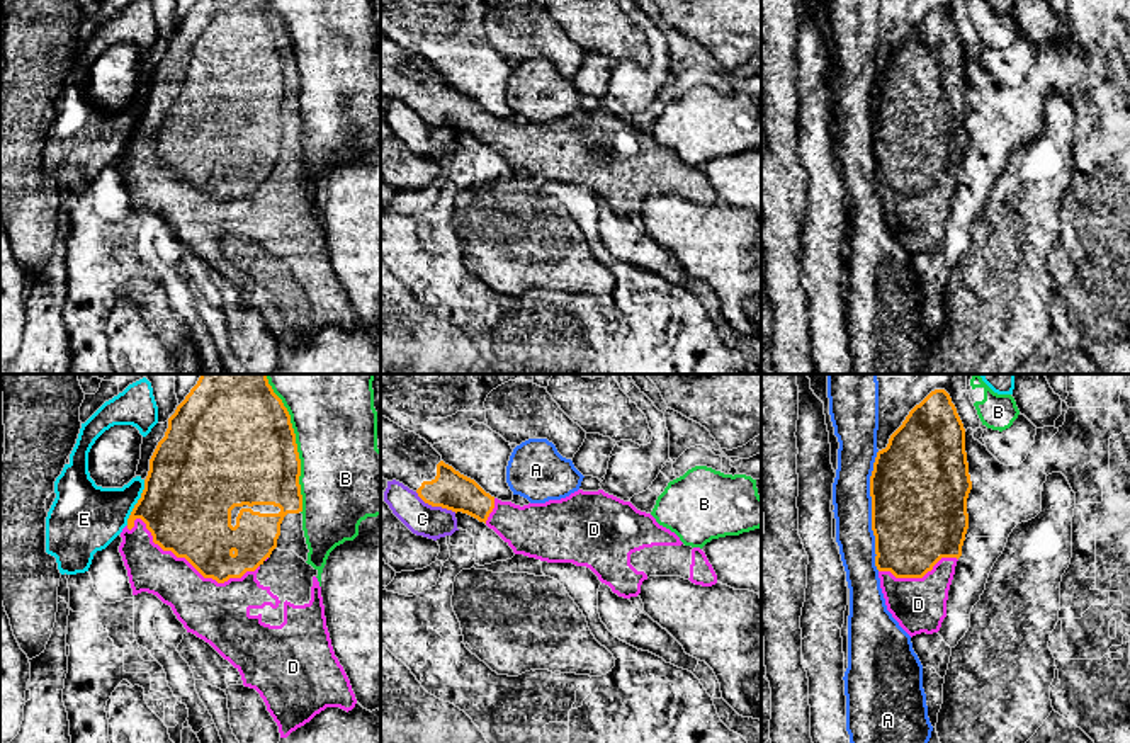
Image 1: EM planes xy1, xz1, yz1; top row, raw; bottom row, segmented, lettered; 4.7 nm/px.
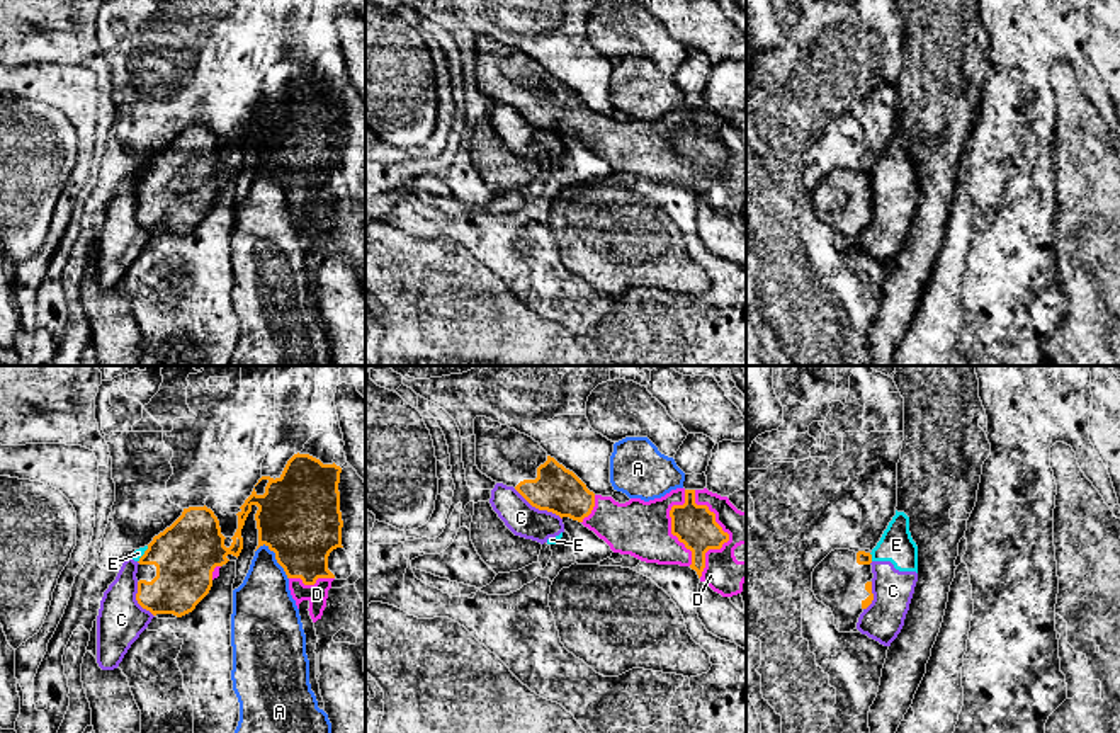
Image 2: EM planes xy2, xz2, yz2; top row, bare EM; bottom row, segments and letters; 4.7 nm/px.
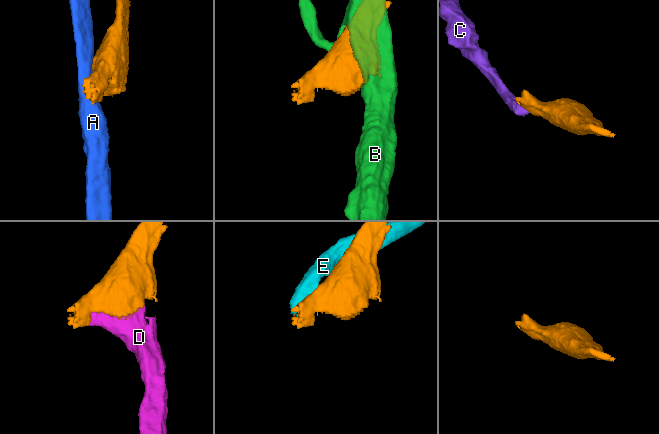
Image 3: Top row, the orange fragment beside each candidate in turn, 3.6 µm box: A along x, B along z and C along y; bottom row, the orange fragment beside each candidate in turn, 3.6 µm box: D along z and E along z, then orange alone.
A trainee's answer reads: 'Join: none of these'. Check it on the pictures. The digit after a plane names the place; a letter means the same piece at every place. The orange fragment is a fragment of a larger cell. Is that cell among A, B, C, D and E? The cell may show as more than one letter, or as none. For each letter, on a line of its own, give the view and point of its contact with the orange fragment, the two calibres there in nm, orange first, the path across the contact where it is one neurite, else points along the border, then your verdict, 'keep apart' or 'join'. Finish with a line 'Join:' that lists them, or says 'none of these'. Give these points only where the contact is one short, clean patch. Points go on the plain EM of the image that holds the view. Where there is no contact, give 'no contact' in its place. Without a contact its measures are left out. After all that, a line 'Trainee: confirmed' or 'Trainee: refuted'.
A: yz1 (872, 130) | 460/180 nm | keep apart
B: xy1 (296, 67) | 500/400 nm | keep apart
C: xz2 (537, 126) | 220/160 nm | along xz2 (514, 107), (532, 125), (551, 130), (561, 138) | keep apart
D: xy1 (187, 179) | 420/260 nm | join
E: xy1 (138, 121) | 440/320 nm | keep apart
Join: D
Trainee: refuted

